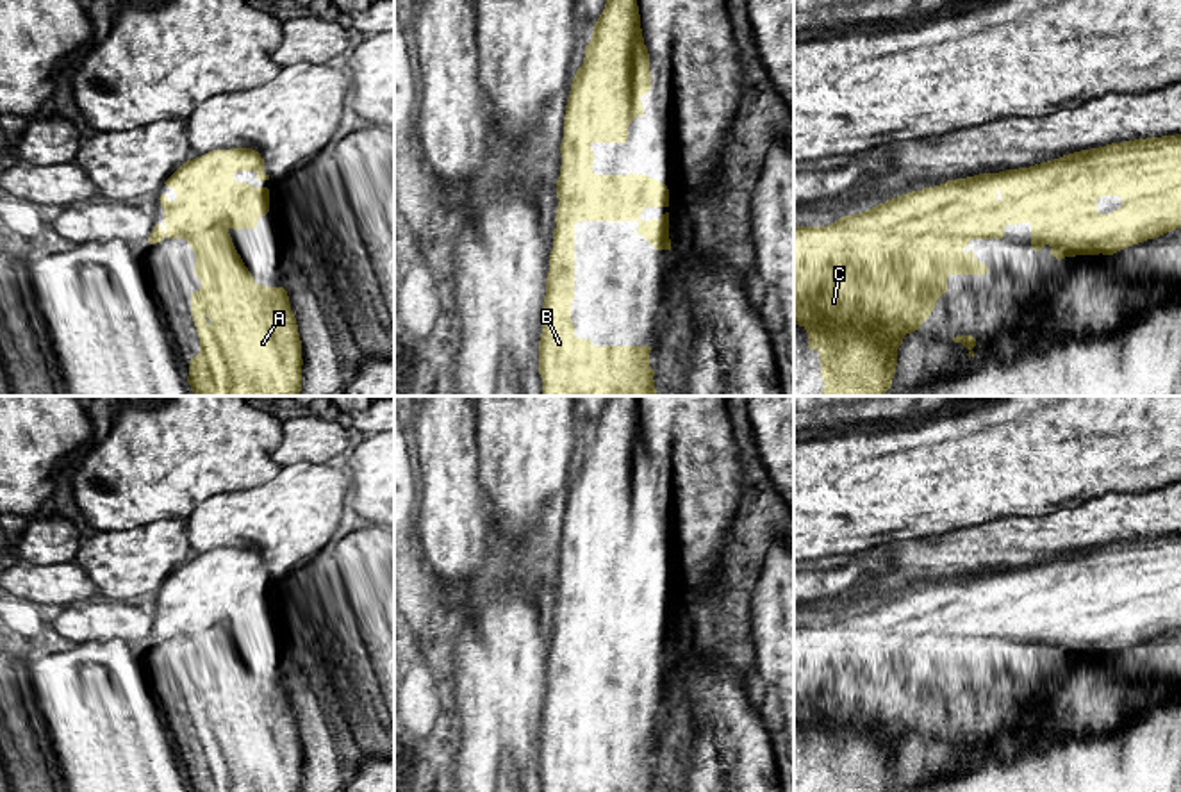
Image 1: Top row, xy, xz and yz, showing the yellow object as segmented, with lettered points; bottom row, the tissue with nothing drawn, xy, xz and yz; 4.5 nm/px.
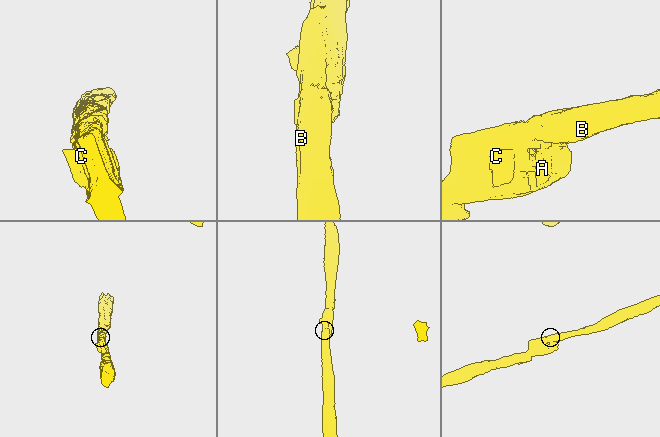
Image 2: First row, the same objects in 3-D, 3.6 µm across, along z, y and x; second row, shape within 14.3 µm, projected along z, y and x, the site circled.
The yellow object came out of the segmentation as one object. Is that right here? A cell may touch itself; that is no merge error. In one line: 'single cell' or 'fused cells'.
single cell

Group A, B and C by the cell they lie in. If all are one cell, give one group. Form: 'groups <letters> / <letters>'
groups A B C

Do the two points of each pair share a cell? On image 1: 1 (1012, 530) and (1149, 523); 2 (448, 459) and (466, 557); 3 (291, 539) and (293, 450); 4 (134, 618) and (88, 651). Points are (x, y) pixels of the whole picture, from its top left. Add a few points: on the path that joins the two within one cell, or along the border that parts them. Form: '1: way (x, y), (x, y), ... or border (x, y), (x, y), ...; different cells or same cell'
1: way (1046, 530), (1115, 523); same cell
2: way (452, 484), (454, 532); same cell
3: border (327, 462), (291, 462), (282, 468); different cells
4: border (97, 641), (84, 644); different cells

